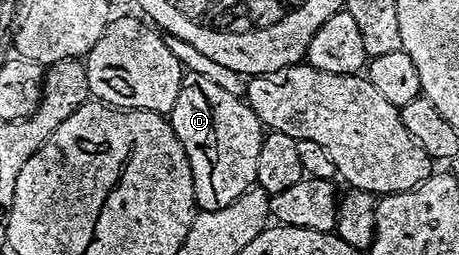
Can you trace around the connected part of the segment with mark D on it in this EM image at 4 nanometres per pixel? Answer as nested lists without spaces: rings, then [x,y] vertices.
[[[182,73],[179,96],[167,121],[189,161],[193,177],[193,201],[198,211],[227,208],[255,185],[255,167],[263,127],[244,97],[232,94],[205,74]]]

